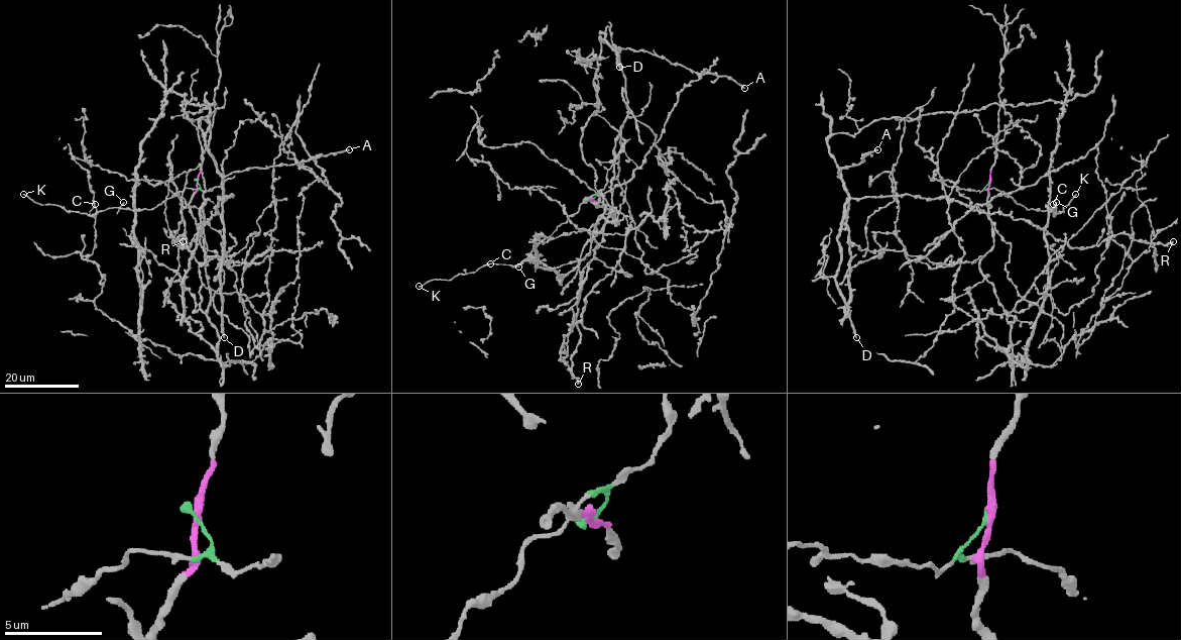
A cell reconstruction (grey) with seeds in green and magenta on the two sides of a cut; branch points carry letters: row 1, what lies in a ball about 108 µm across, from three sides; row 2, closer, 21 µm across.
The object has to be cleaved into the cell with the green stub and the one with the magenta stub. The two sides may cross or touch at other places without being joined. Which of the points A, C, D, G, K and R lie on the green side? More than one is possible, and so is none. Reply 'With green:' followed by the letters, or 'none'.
With green: C, G, K

